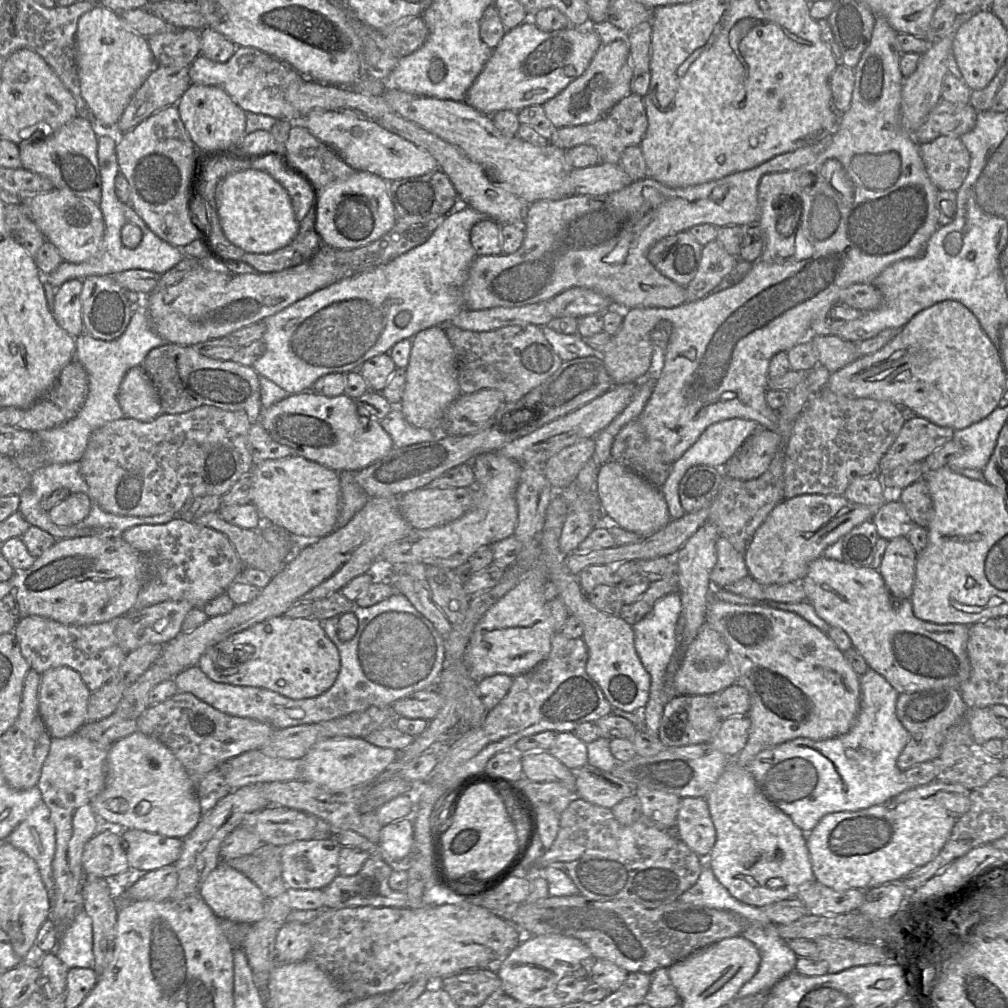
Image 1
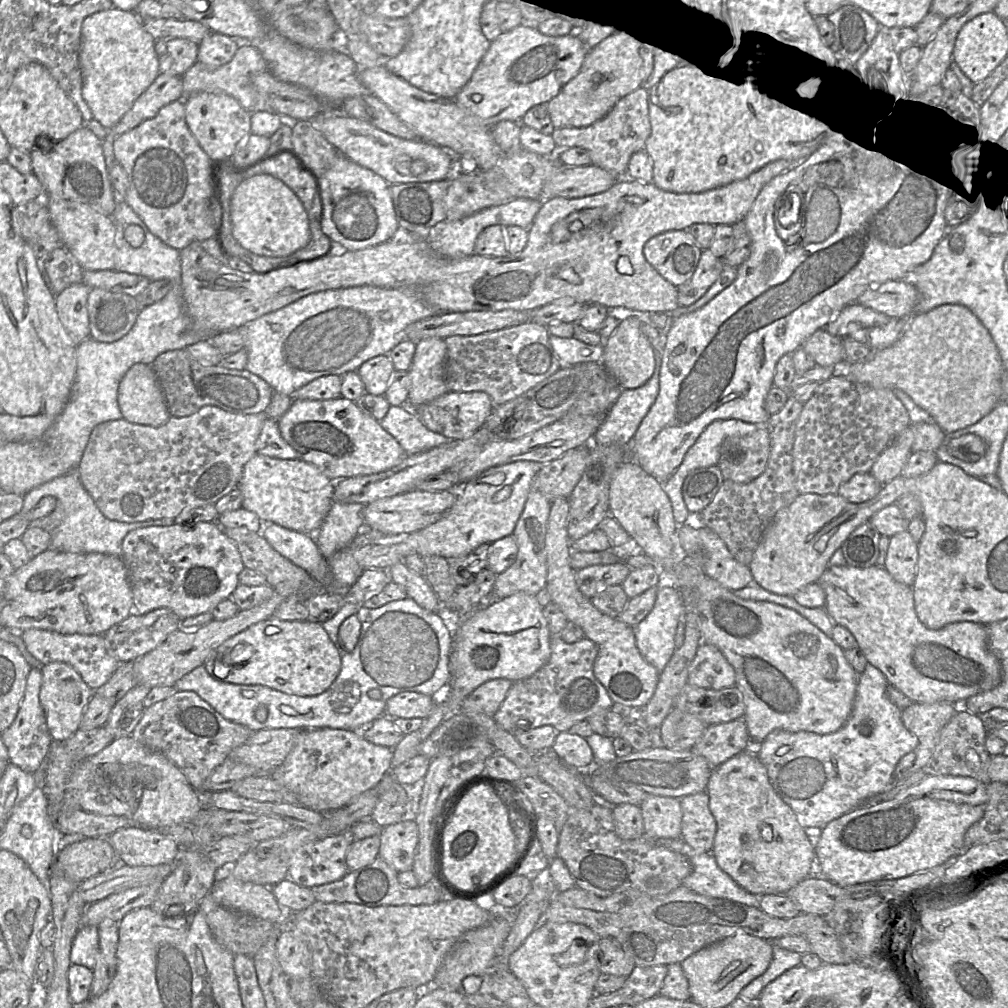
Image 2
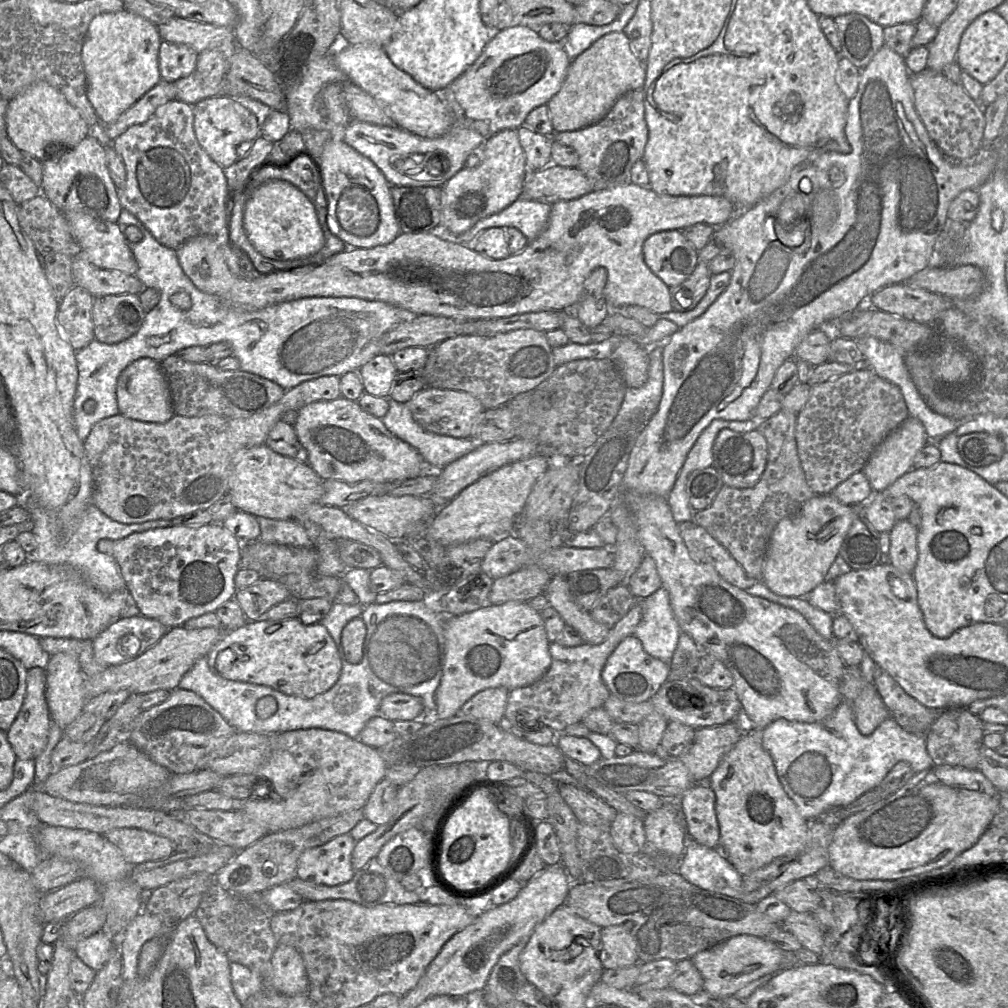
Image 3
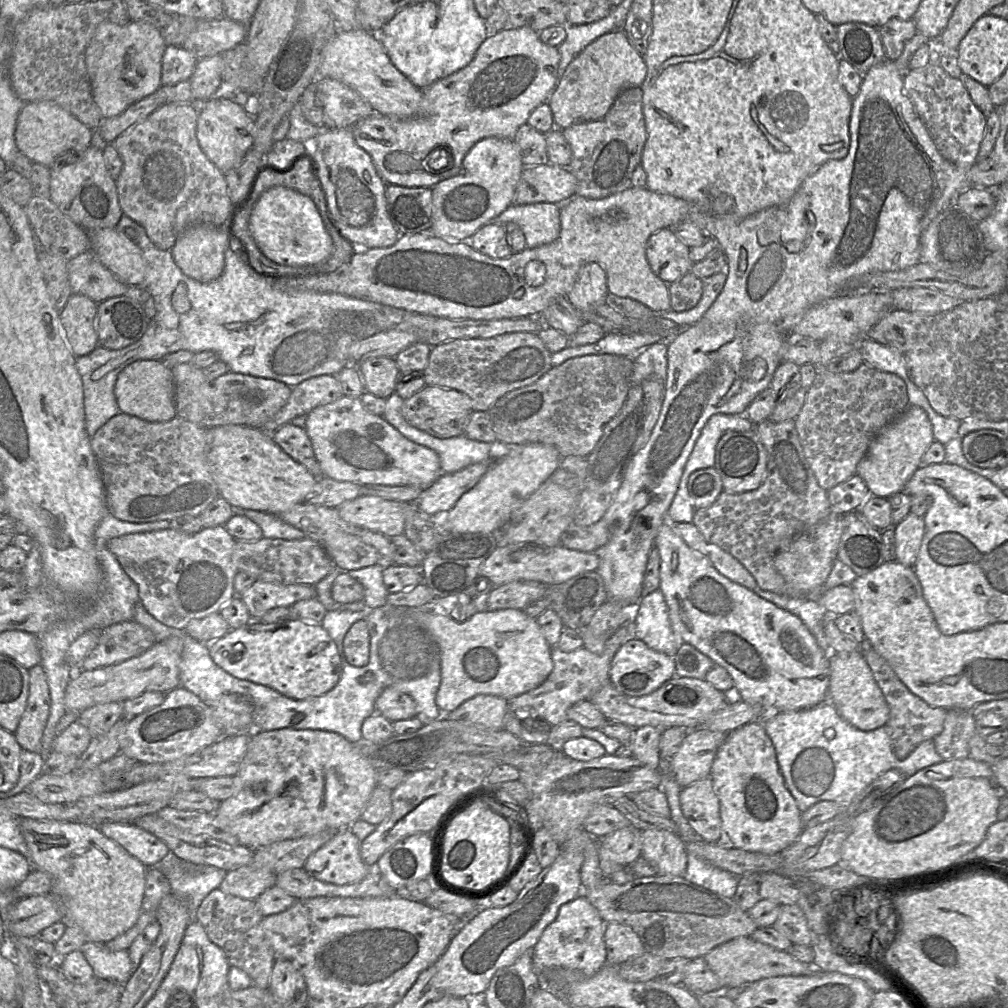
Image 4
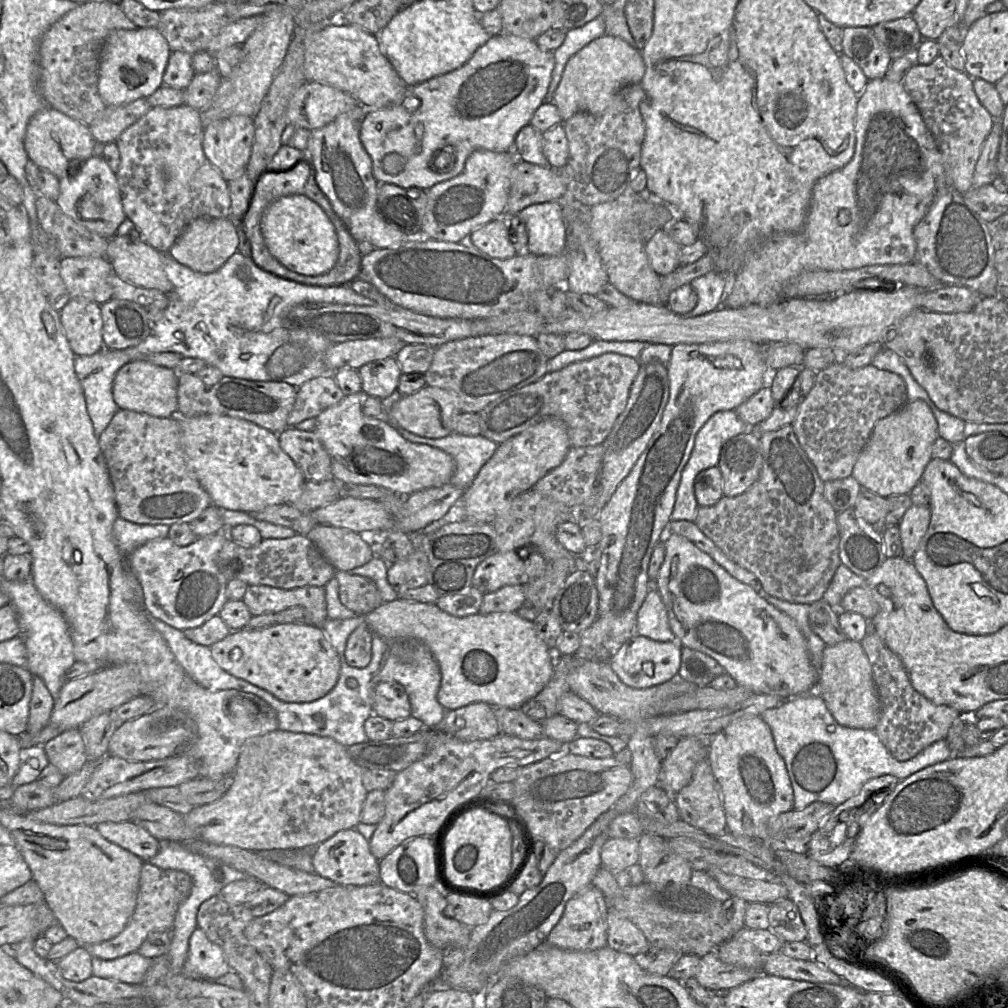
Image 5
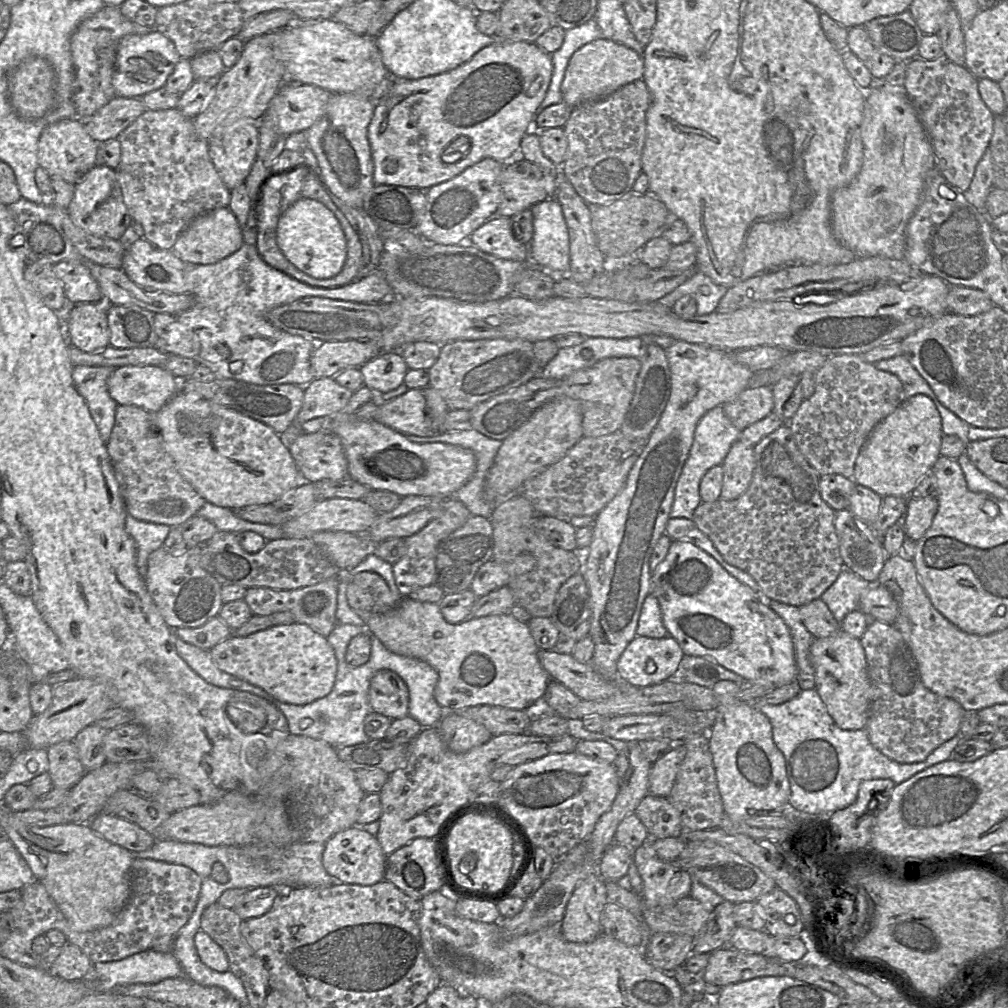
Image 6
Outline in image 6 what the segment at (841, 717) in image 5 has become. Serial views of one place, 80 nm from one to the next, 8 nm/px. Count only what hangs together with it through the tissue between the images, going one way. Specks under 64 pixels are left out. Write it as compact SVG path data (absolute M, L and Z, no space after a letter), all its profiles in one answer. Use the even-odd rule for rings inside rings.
M841 629L829 637L815 638L810 661L815 671L815 690L837 726L843 730L864 729L870 708L870 680L860 639Z

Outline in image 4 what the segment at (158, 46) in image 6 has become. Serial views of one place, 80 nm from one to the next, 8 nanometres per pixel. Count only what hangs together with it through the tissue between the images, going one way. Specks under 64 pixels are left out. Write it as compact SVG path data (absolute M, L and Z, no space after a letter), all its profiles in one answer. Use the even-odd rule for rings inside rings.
M102 22L85 53L93 99L103 118L122 113L133 103L156 92L161 82L162 57L167 44L160 29L144 22L125 25Z

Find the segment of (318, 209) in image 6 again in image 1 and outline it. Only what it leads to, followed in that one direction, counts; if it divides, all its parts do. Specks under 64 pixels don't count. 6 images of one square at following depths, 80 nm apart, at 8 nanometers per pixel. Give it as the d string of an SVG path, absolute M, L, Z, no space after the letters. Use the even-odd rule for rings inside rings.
M248 169L227 176L218 190L217 211L226 238L249 253L271 253L283 248L299 230L287 191L260 170Z

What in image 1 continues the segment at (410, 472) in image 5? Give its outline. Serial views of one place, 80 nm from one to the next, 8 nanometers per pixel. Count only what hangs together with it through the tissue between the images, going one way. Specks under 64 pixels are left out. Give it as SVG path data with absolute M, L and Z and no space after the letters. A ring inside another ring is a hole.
M306 391L288 395L268 409L263 409L259 421L275 442L291 448L294 455L338 473L361 471L394 449L393 441L381 427L380 420L360 415L355 399L345 394L326 397Z

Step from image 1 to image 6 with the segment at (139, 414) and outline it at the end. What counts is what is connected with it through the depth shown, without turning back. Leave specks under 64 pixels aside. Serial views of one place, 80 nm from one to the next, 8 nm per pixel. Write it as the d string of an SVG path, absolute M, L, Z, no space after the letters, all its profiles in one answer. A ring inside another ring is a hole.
M122 366L110 375L107 387L118 405L132 405L156 413L179 392L179 381L162 366Z

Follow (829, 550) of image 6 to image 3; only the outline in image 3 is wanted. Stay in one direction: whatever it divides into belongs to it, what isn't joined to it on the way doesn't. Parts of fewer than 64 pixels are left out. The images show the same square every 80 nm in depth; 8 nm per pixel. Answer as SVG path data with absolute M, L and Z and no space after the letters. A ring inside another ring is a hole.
M784 409L763 421L758 421L756 430L765 437L768 451L766 468L758 483L751 488L734 488L723 485L708 508L694 512L693 521L705 528L712 537L721 543L745 572L758 582L762 580L765 555L774 528L782 519L795 516L803 504L815 495L807 484L798 456L795 437L796 421L797 414Z

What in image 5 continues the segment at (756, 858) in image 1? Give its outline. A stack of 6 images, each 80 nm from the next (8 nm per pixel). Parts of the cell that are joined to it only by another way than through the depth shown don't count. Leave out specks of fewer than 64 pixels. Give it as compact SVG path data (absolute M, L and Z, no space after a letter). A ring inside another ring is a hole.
M761 716L742 717L707 740L713 775L722 796L727 831L734 836L768 840L768 821L793 808L792 785L777 752L770 727Z

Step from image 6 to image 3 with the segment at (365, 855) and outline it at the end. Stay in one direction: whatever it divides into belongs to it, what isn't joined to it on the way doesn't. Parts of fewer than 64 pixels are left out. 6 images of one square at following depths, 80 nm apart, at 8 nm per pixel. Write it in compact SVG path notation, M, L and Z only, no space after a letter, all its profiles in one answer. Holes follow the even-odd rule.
M347 833L306 849L299 857L296 877L324 885L349 881L355 873L351 864L355 844L356 841Z

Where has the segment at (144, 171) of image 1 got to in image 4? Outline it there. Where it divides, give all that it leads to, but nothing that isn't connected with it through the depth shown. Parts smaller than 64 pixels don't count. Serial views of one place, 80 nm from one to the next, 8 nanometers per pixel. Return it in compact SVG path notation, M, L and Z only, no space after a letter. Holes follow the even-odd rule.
M165 103L147 118L124 131L113 142L123 161L116 179L118 201L127 216L142 225L153 244L171 250L182 232L194 224L228 227L235 205L227 189L225 174L202 151L197 136L200 103Z

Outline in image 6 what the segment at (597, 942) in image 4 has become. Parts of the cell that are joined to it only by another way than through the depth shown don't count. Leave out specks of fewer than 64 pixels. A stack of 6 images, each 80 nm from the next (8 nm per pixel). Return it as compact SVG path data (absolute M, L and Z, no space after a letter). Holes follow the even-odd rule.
M598 873L580 882L560 923L563 937L575 943L596 939L603 932L601 914L608 901L606 881Z

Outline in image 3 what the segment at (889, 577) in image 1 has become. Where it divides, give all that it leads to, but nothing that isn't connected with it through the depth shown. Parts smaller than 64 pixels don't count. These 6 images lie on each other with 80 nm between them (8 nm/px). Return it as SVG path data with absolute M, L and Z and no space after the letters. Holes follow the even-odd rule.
M908 520L897 521L890 531L890 564L903 573L913 574L916 566L918 532Z

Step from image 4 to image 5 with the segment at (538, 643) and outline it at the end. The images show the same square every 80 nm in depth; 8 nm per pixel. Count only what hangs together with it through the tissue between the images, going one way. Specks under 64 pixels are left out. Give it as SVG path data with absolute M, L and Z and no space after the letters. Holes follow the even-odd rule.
M398 598L382 604L364 619L373 633L386 640L414 640L430 650L441 672L437 700L446 711L475 702L485 702L493 707L521 708L544 689L554 673L554 651L539 636L533 621L520 617L516 612L478 612L455 617L439 609L436 604Z

